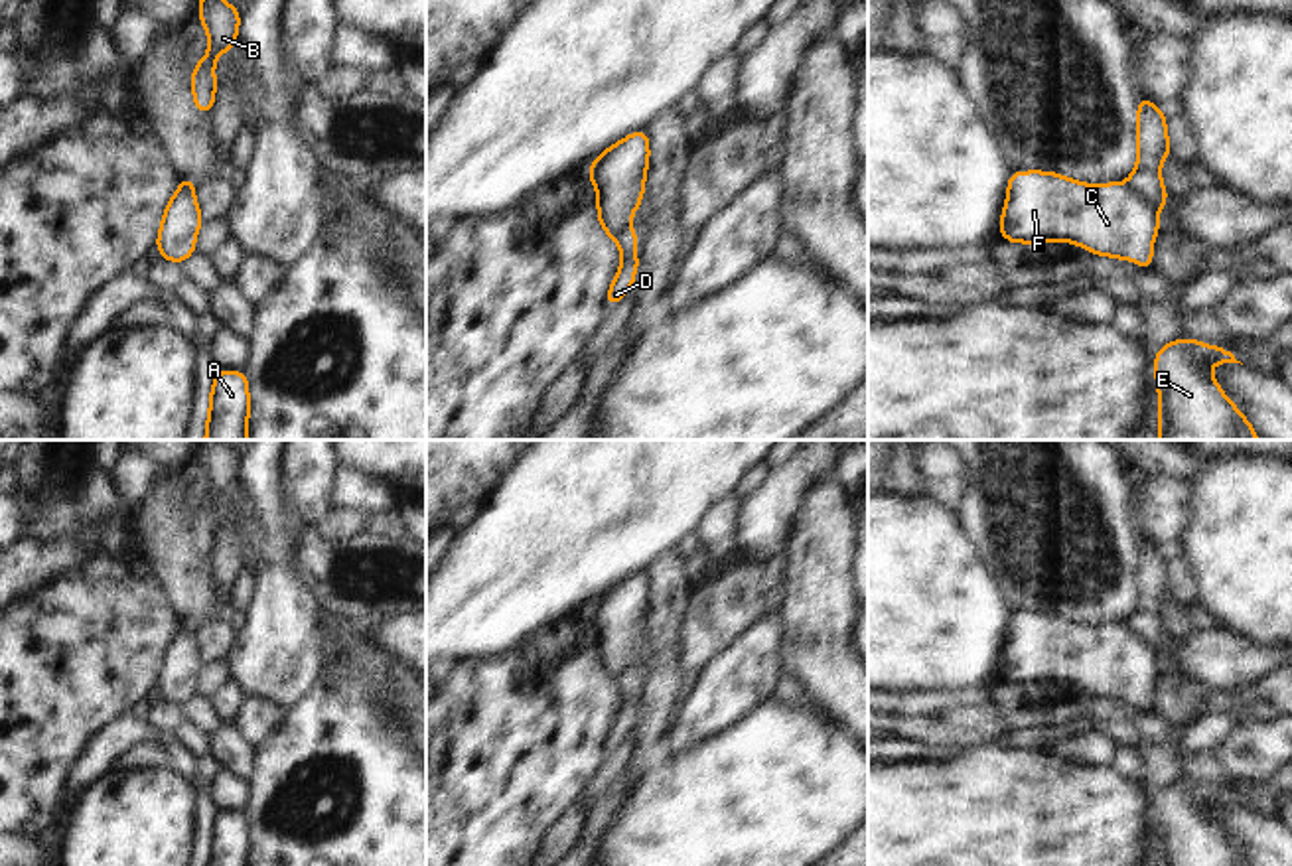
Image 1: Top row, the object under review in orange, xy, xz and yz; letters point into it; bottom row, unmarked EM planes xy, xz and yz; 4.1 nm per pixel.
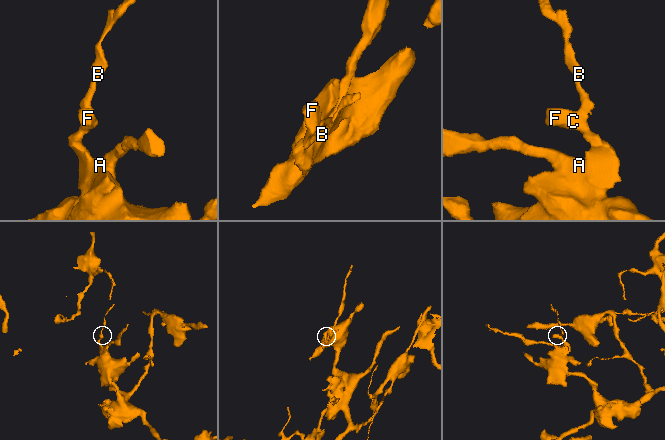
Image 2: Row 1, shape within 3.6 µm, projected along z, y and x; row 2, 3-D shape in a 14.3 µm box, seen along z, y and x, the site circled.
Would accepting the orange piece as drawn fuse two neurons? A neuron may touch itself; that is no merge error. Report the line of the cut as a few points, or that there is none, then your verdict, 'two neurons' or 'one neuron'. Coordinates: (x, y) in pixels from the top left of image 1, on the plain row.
yz (1125, 626), (1148, 640) | two neurons

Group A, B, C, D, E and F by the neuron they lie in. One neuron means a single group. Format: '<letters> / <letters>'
A C E F / B D

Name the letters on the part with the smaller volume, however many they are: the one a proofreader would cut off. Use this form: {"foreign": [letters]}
{"foreign": ["B", "D"]}

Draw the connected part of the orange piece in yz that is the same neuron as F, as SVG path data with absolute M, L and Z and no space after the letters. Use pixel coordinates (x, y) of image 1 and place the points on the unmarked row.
M1014 613L998 675L1010 685L1069 683L1152 712L1158 673L1146 635L1126 625L1089 627L1053 613Z

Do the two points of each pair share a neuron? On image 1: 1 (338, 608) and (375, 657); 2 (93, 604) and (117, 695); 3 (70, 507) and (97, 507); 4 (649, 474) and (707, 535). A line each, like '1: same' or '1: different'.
1: different
2: same
3: same
4: different

